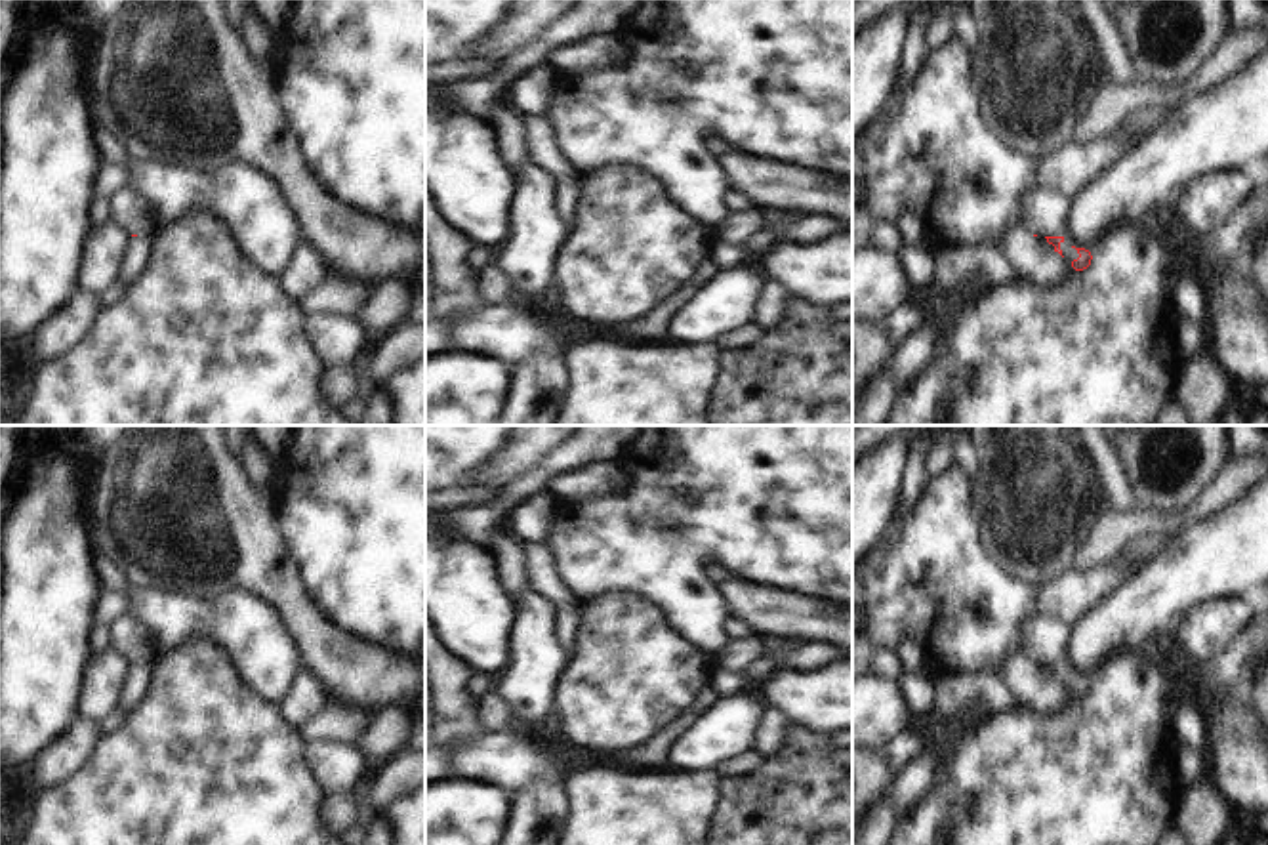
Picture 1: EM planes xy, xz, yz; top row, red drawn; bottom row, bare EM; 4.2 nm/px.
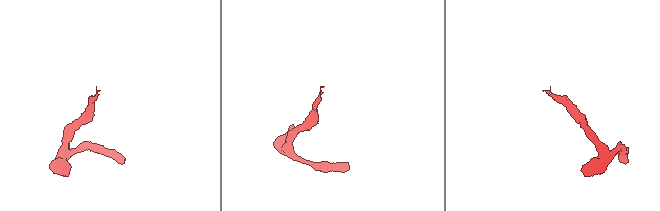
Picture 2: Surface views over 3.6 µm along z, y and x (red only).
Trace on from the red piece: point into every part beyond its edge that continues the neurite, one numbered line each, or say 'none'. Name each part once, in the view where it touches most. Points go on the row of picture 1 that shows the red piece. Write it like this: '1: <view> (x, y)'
1: yz (1042, 212)

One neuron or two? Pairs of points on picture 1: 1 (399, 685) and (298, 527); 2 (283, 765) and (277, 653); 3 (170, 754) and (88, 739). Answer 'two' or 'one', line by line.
1: two
2: two
3: two

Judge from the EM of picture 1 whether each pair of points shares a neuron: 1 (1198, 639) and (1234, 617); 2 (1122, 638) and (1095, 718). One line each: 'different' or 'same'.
1: same
2: different

